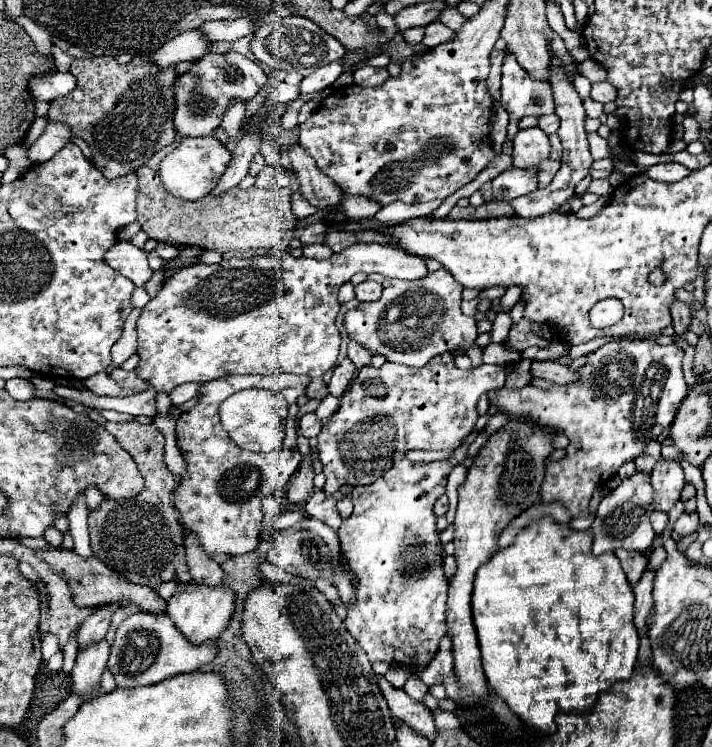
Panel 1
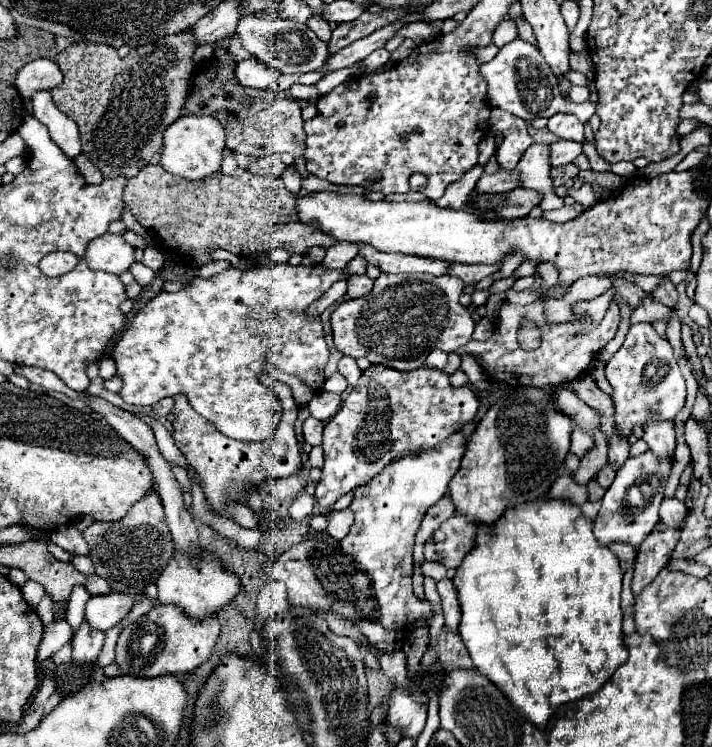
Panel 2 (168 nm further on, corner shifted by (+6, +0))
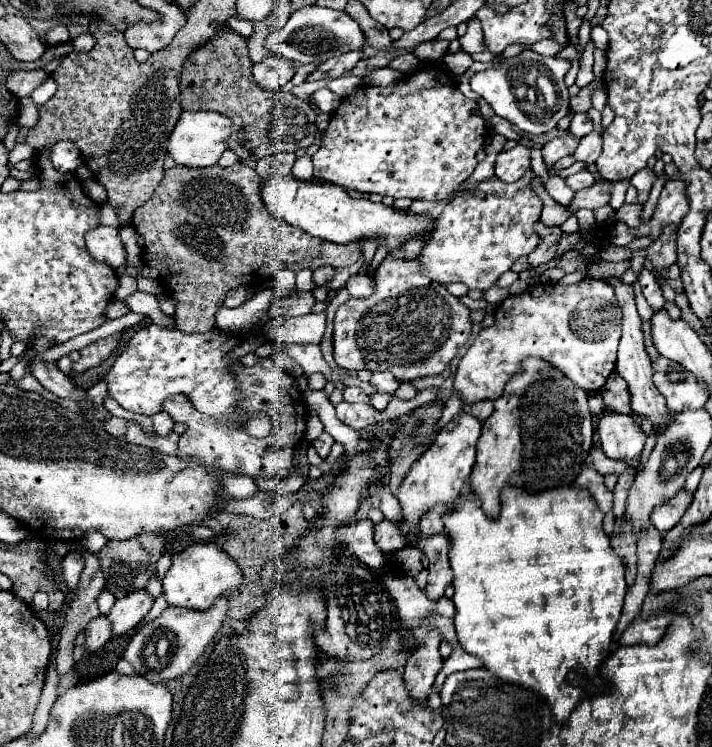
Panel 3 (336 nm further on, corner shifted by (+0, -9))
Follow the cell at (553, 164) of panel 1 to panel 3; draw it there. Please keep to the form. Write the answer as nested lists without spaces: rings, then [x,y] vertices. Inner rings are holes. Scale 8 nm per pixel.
[[[595,129],[589,135],[581,137],[581,143],[579,143],[577,151],[573,153],[573,157],[583,163],[595,163],[597,157],[601,155],[601,147],[603,147],[601,135],[603,135],[603,129]]]

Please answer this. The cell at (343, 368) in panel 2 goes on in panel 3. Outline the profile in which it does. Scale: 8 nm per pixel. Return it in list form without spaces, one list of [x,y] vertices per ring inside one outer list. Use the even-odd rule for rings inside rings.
[[[345,387],[343,389],[343,401],[347,401],[347,403],[369,403],[369,397],[359,387]]]

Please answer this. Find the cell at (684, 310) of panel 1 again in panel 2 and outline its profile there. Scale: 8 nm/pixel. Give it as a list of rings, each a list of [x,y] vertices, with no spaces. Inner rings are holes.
[[[663,278],[661,286],[653,292],[653,298],[655,298],[657,302],[669,306],[669,308],[677,308],[677,302],[679,302],[679,294],[677,294],[677,290],[675,290],[675,286],[671,284],[669,278]]]

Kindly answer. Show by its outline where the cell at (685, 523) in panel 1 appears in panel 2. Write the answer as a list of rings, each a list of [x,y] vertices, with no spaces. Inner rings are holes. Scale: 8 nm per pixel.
[[[665,498],[659,510],[659,518],[665,526],[673,526],[673,528],[685,528],[687,522],[687,508],[683,502],[679,502],[677,498]]]

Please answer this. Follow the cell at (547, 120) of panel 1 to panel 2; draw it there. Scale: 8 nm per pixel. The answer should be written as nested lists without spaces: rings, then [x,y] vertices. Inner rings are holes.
[[[555,114],[549,118],[547,128],[563,140],[575,140],[579,144],[585,142],[585,126],[573,114]]]

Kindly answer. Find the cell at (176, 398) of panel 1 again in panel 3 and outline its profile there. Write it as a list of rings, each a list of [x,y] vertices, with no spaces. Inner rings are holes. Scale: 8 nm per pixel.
[[[157,413],[157,415],[153,415],[153,423],[155,423],[155,433],[157,435],[161,435],[161,437],[165,437],[165,435],[169,435],[169,433],[173,433],[173,419],[167,415],[167,413]]]

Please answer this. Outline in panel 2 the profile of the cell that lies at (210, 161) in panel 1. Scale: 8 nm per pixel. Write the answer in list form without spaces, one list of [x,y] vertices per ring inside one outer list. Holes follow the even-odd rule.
[[[185,114],[179,120],[175,120],[167,130],[163,138],[163,154],[161,154],[161,166],[175,174],[183,176],[185,180],[203,180],[207,176],[213,176],[219,172],[223,162],[223,150],[225,150],[225,132],[219,120],[211,116],[193,116]]]

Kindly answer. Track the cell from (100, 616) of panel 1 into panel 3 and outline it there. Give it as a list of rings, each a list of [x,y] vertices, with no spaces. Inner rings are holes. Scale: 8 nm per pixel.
[[[145,589],[133,591],[117,599],[111,613],[107,615],[107,619],[113,625],[113,635],[123,635],[133,627],[137,627],[137,623],[151,611],[151,605],[153,597]]]

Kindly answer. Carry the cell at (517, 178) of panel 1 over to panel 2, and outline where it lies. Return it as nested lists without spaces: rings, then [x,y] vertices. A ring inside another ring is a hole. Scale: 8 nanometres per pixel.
[[[533,144],[527,148],[523,158],[519,160],[517,168],[511,172],[519,174],[519,186],[527,190],[535,190],[541,194],[541,208],[553,210],[563,206],[563,198],[555,194],[549,176],[549,144]]]

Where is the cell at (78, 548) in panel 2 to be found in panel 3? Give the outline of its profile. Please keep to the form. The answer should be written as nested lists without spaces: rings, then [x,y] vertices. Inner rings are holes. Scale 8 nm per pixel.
[[[83,551],[83,557],[85,557],[85,569],[81,573],[77,589],[73,591],[73,599],[67,607],[59,649],[55,657],[59,675],[65,675],[73,667],[73,641],[77,633],[81,633],[93,617],[99,617],[97,597],[101,589],[105,589],[105,577],[101,573],[101,563],[97,555]]]

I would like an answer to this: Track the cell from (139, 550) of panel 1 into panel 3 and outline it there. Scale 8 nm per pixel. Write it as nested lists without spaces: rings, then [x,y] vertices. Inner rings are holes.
[[[143,533],[127,541],[109,541],[109,545],[99,551],[99,561],[107,581],[105,589],[109,589],[109,593],[113,593],[115,597],[129,595],[137,589],[145,589],[149,577],[155,573],[155,563],[163,555],[163,545],[165,537],[157,533]]]

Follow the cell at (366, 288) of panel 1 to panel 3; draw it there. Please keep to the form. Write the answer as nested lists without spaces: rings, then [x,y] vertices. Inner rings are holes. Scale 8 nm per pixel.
[[[357,273],[347,281],[347,291],[351,293],[351,297],[357,299],[365,299],[373,293],[373,279],[367,273]]]

